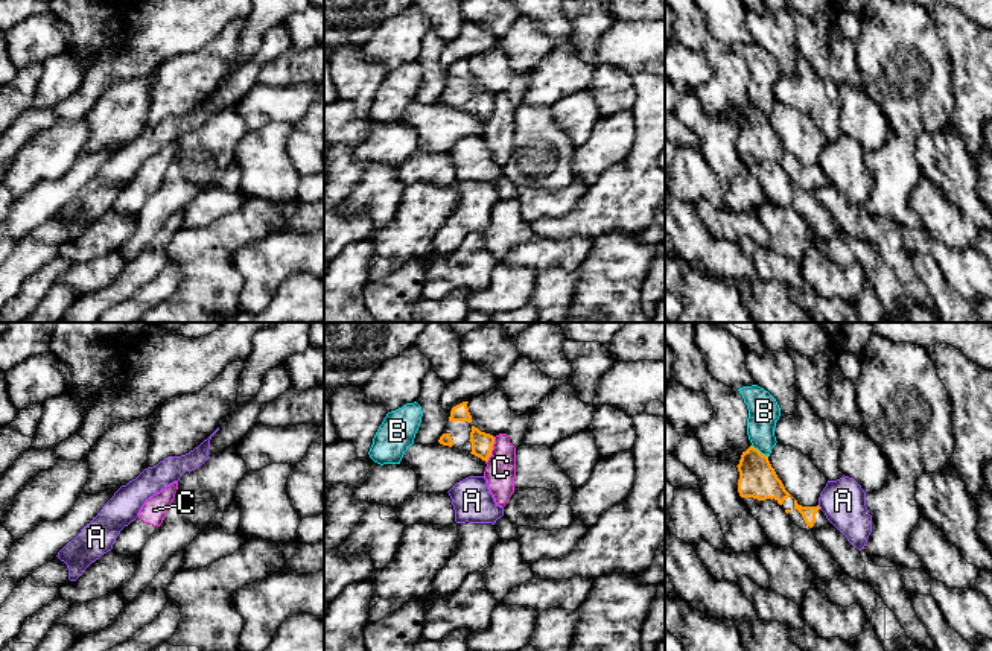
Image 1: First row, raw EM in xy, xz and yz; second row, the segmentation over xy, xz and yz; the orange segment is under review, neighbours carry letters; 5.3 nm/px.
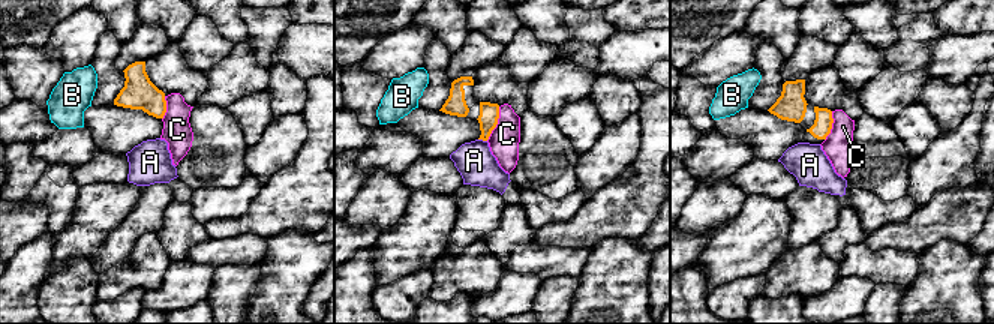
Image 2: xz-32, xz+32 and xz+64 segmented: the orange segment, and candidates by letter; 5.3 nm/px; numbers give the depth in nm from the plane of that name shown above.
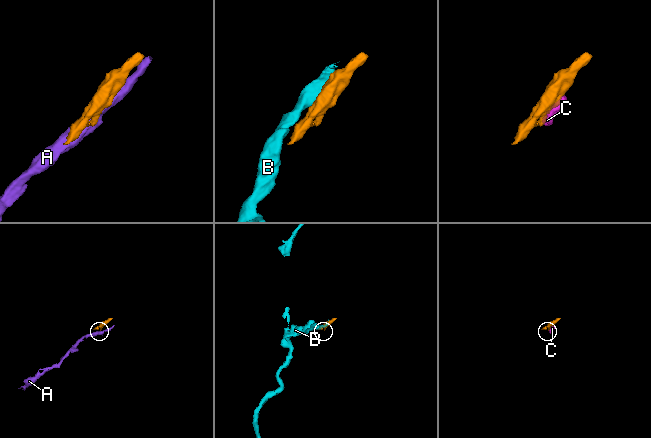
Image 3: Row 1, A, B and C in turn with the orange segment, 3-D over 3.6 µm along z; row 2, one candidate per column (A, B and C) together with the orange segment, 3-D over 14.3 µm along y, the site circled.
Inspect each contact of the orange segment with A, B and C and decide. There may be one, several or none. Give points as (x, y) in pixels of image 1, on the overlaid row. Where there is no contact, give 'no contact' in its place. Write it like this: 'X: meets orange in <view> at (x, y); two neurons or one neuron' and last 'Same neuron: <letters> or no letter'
A: meets orange in yz at (819, 507); two neurons
B: meets orange in yz at (758, 450); two neurons
C: meets orange in xz at (492, 449); two neurons
Same neuron: no letter

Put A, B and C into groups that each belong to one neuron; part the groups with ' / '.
A / B / C

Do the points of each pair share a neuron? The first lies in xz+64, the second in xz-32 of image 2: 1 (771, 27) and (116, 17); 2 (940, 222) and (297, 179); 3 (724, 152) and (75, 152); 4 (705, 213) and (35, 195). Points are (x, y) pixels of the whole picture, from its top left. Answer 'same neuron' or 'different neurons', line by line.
1: same neuron
2: same neuron
3: same neuron
4: same neuron

